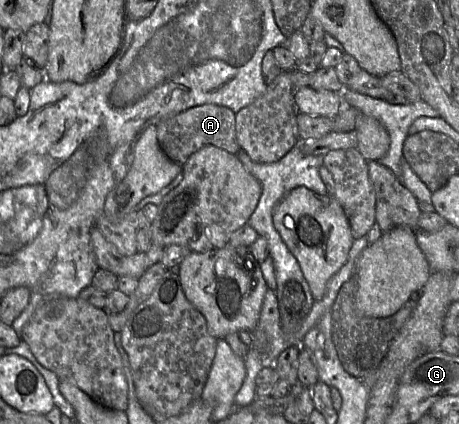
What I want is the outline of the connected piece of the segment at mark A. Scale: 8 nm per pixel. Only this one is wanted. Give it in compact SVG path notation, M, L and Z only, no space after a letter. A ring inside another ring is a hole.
M195 106L162 120L156 127L160 148L170 160L182 166L192 154L206 146L215 146L232 154L240 150L235 131L235 113L225 106Z

